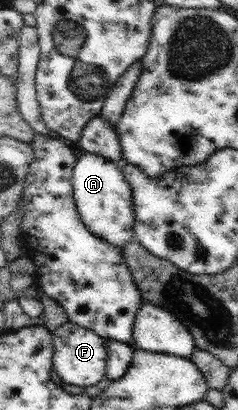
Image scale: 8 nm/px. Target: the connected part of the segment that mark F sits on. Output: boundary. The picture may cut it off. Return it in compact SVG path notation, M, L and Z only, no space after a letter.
M68 320L57 327L52 333L53 369L65 383L79 385L80 387L91 386L100 383L107 375L108 342L106 338L98 335L86 327L80 327Z

